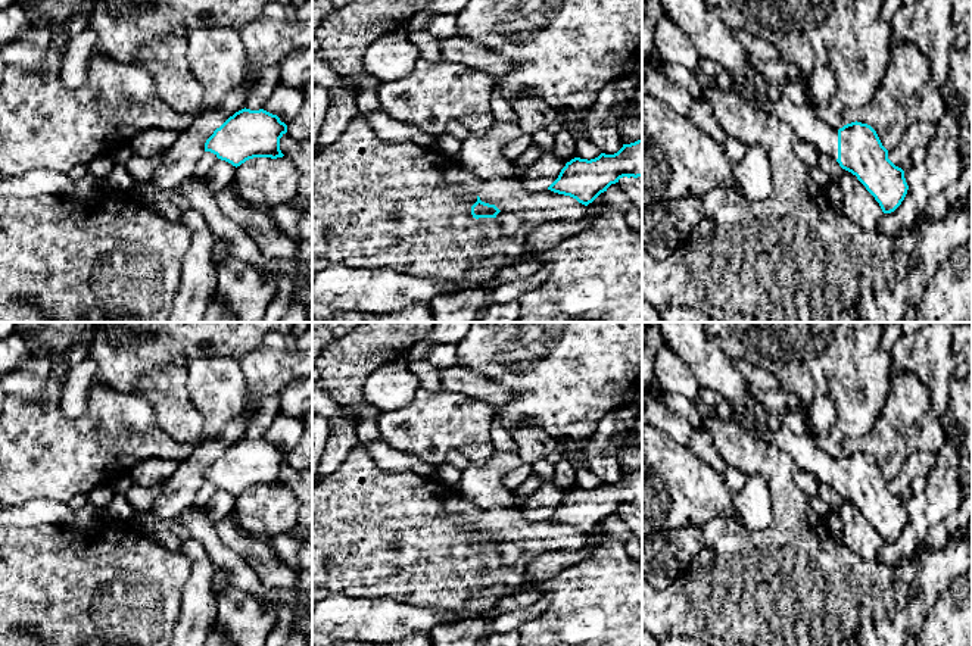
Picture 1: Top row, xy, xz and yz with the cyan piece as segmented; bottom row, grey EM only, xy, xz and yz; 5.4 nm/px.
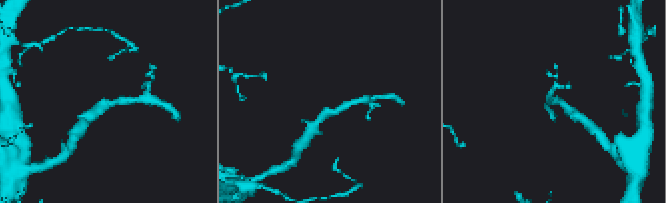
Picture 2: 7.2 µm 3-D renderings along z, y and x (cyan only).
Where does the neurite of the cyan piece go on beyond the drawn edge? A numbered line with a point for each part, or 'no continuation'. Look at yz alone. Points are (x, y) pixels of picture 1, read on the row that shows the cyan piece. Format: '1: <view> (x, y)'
1: yz (713, 38)

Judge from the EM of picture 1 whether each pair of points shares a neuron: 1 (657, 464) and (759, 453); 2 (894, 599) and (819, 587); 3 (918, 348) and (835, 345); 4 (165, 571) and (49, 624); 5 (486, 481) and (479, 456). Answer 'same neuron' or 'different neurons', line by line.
1: different neurons
2: same neuron
3: different neurons
4: same neuron
5: different neurons

